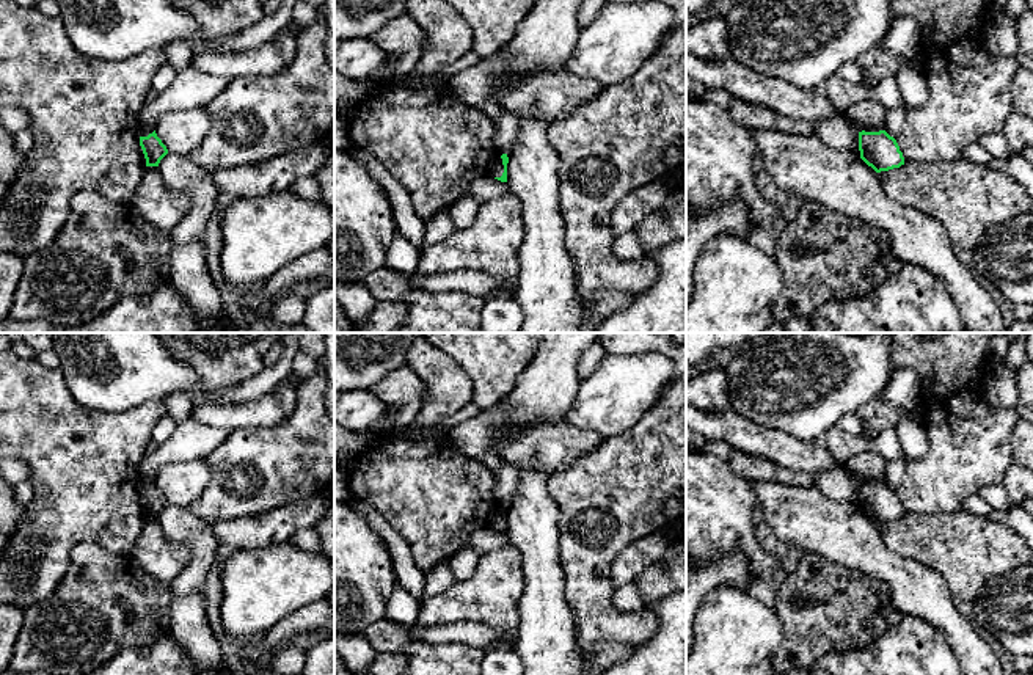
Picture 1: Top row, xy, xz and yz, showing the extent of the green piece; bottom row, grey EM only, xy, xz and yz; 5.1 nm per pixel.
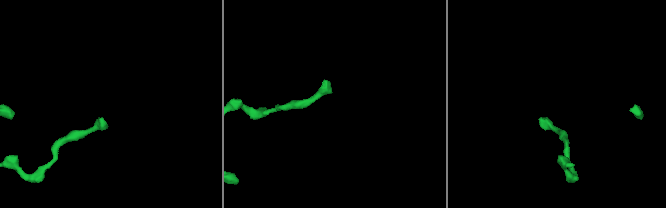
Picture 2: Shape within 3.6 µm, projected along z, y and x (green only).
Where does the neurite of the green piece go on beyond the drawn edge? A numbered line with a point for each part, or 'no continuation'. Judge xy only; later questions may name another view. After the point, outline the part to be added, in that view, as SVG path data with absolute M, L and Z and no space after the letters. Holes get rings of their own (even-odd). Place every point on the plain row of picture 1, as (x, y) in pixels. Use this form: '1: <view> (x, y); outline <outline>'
1: xy (192, 440); outline M185 394L166 396L162 403L166 414L174 419L176 430L138 463L140 488L152 485L163 465L206 458L229 435L224 429L198 422L192 416L193 407Z

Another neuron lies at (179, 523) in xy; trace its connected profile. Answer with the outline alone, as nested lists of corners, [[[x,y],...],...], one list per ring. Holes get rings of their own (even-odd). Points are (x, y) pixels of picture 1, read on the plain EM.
[[[168,504],[157,520],[166,538],[184,543],[192,553],[187,567],[170,584],[173,598],[203,592],[210,567],[221,556],[214,526],[188,505],[176,504]]]

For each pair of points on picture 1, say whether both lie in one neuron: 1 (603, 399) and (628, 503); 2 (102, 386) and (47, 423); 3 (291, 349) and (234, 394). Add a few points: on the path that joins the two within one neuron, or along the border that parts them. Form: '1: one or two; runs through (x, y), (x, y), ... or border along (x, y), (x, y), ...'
1: two; border along (644, 415), (622, 432), (603, 440)
2: two; border along (60, 371), (66, 388), (82, 405), (115, 412)
3: one; runs through (283, 364), (262, 383), (250, 390)

